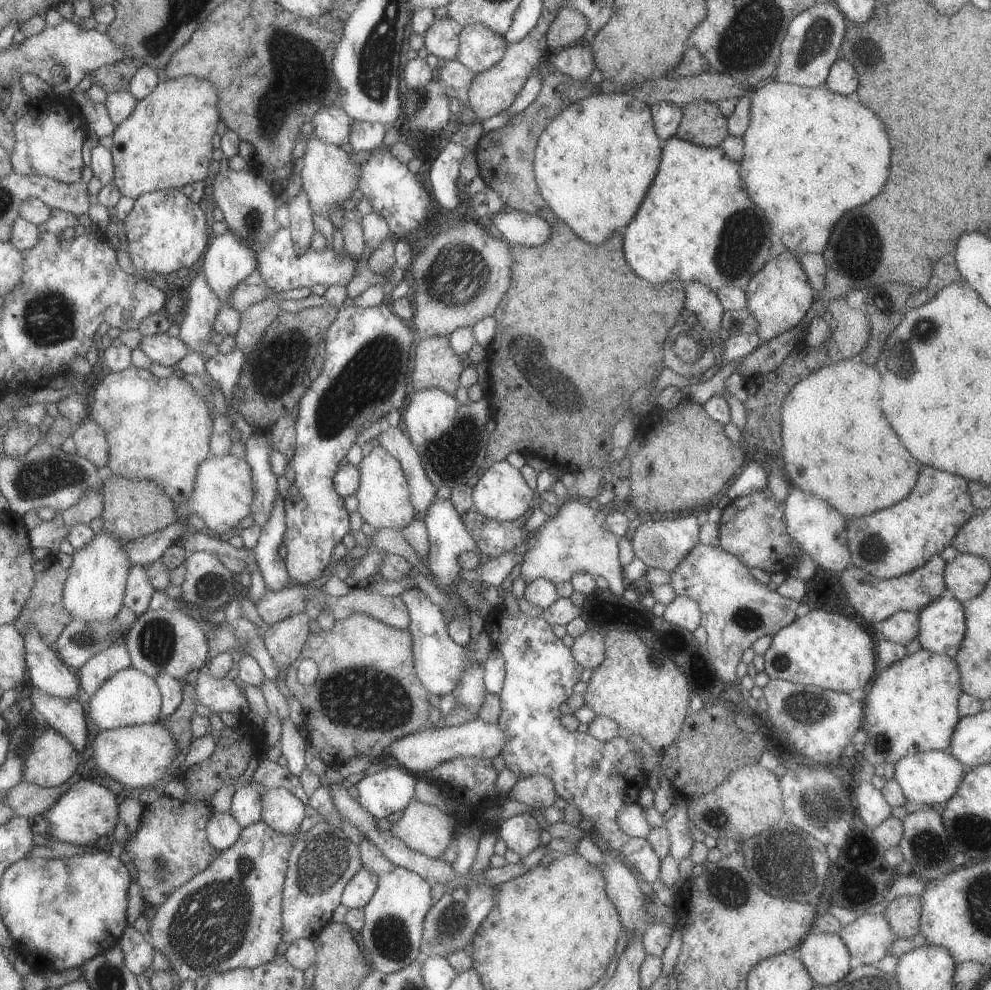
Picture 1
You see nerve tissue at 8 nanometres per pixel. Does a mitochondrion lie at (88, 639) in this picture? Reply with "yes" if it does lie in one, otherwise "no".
yes

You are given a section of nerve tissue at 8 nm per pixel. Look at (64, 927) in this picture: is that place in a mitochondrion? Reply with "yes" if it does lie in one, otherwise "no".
no

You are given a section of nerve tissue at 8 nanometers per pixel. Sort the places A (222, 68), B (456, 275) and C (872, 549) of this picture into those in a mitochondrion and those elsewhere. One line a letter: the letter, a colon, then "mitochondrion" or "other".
A: other
B: mitochondrion
C: mitochondrion

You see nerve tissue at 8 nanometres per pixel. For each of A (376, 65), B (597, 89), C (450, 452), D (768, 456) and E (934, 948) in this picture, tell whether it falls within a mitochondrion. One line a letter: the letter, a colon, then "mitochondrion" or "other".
A: mitochondrion
B: other
C: mitochondrion
D: other
E: other

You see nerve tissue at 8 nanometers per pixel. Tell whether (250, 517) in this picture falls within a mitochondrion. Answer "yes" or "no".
no

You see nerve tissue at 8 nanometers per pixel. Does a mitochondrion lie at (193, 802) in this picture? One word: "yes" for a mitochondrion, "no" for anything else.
no

